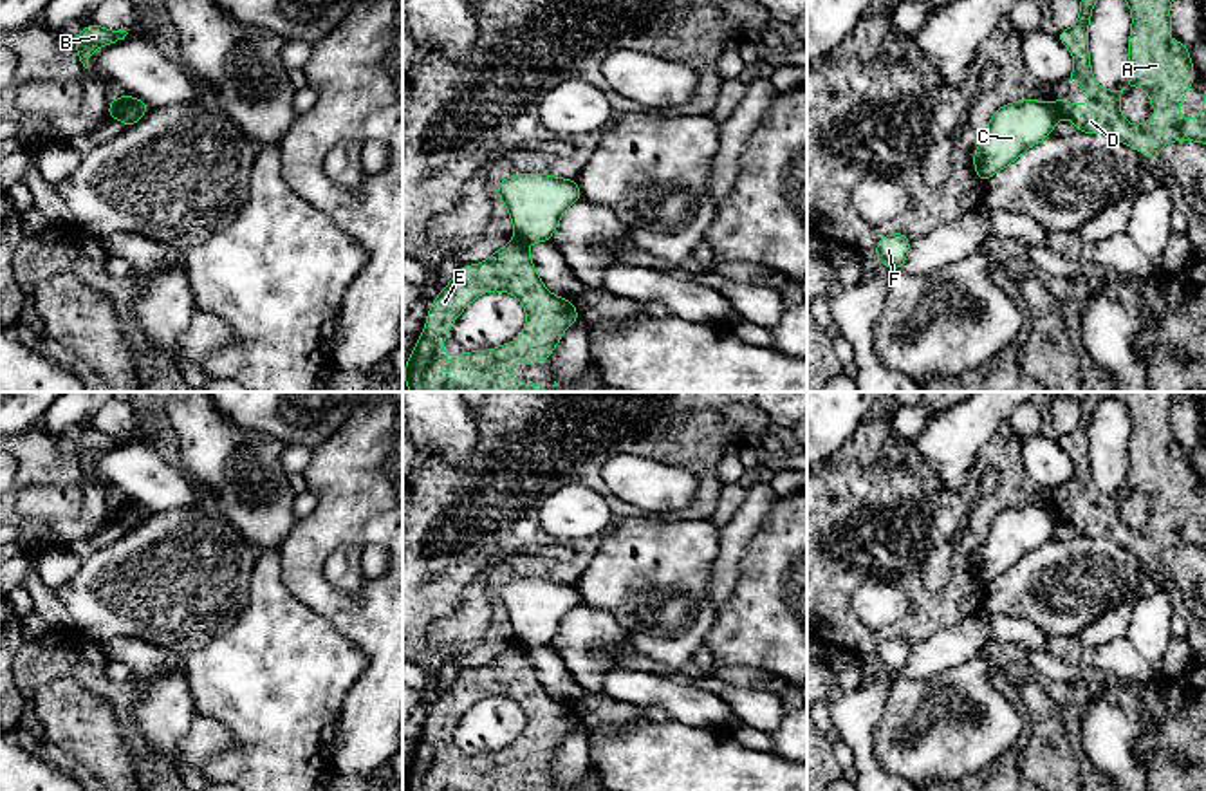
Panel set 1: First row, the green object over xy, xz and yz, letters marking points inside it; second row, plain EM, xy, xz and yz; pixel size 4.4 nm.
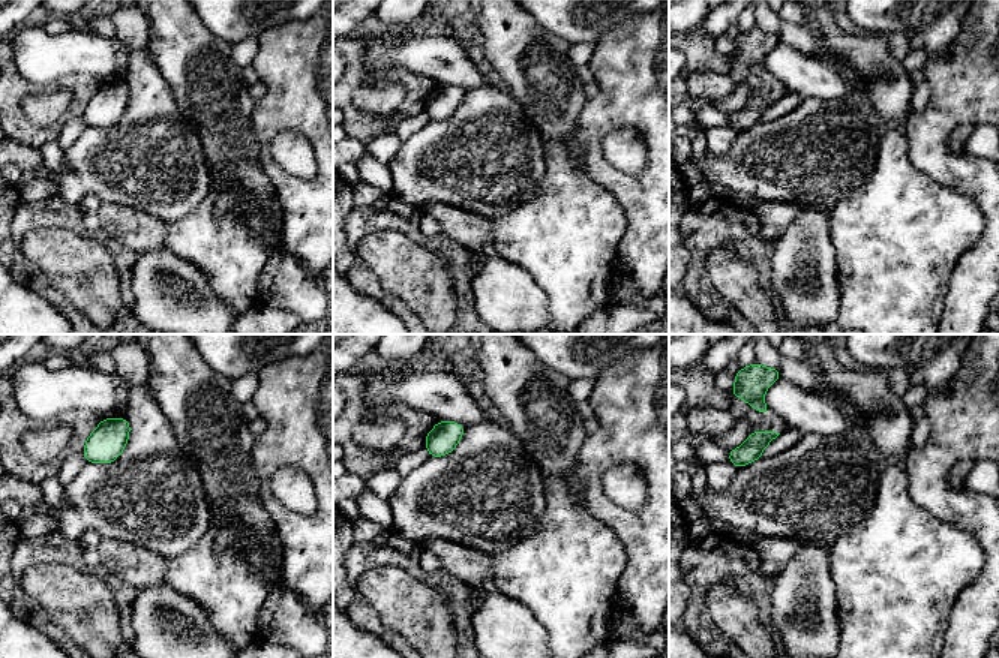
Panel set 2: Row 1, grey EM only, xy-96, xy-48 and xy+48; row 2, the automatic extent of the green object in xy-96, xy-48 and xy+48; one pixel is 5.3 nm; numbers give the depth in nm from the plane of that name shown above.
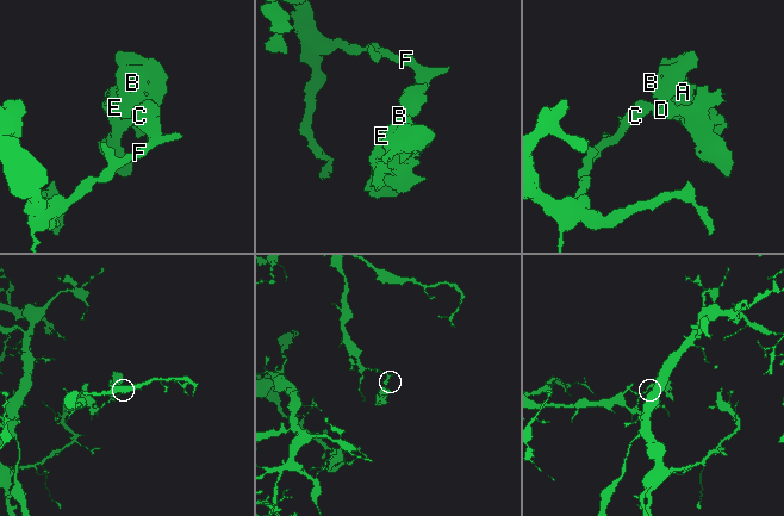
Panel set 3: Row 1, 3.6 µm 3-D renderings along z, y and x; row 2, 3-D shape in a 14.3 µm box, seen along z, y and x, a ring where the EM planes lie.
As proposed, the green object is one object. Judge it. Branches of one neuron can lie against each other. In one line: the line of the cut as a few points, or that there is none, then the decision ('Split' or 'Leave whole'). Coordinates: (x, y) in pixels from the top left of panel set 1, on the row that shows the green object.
Split along yz (1058, 100), (1058, 112), (1062, 116). Split

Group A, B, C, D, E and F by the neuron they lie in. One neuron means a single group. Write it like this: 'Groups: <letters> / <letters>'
Groups: A B D E / C F

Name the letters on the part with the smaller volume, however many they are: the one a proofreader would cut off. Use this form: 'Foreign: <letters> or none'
Foreign: A, B, D, E

